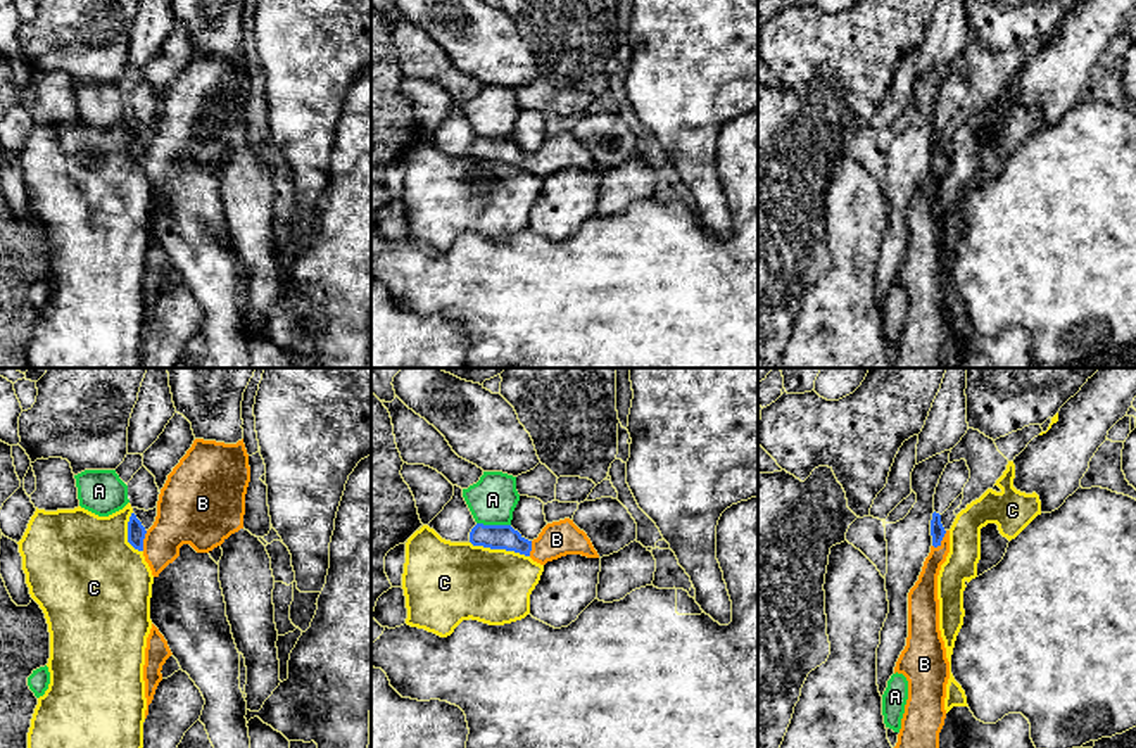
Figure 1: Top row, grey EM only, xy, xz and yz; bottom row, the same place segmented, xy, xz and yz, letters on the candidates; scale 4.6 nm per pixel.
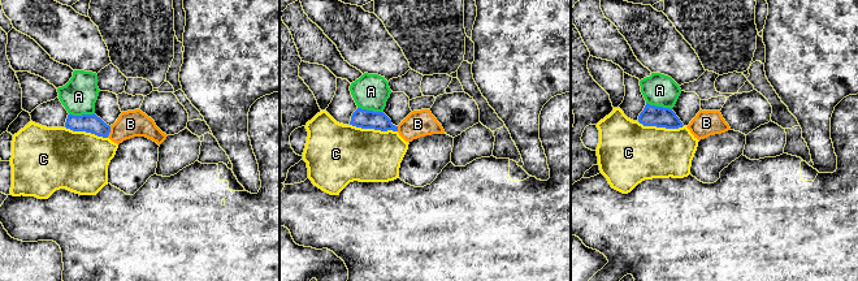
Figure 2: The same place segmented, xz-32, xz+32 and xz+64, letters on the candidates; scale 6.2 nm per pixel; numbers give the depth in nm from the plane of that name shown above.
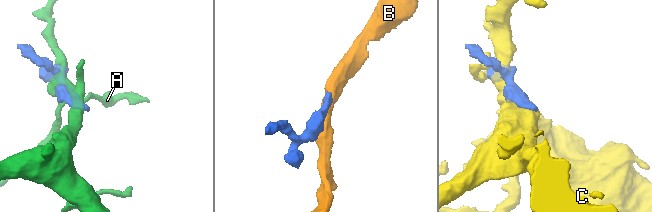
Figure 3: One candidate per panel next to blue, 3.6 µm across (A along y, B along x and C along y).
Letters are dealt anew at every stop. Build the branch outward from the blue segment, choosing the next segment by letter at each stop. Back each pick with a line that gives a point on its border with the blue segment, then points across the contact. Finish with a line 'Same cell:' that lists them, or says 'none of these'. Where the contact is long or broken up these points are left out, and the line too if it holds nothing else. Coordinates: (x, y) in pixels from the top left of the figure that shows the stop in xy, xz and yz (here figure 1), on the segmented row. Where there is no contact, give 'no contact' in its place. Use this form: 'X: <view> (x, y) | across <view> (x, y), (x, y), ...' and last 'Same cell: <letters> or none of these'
B: yz (941, 539) | across yz (938, 531), (941, 539), (926, 588)
Same cell: B

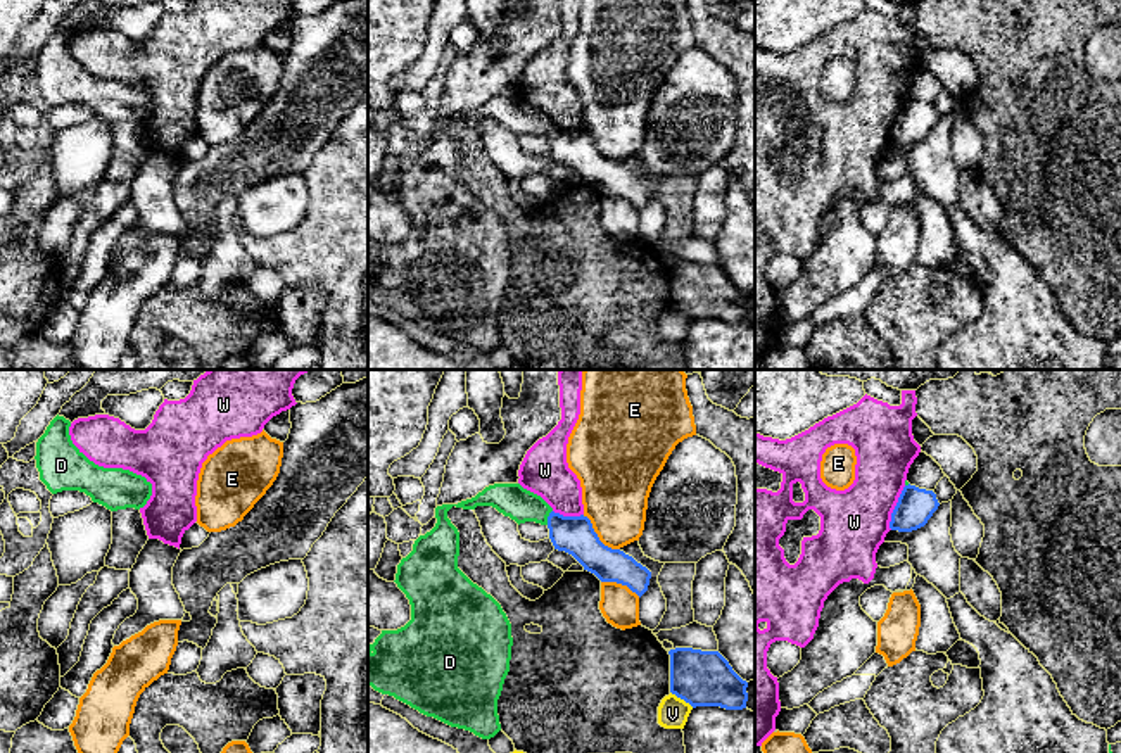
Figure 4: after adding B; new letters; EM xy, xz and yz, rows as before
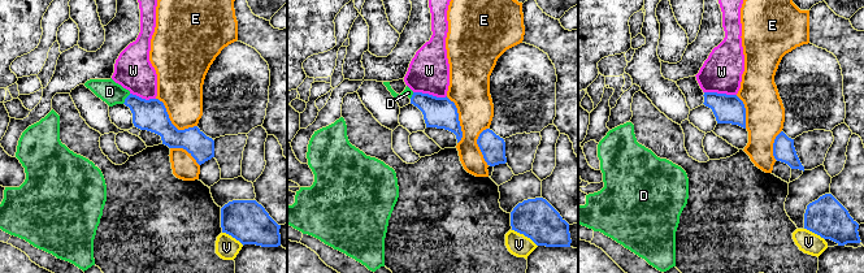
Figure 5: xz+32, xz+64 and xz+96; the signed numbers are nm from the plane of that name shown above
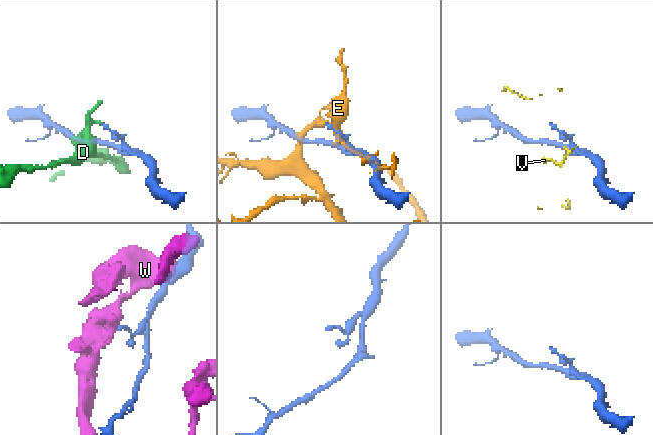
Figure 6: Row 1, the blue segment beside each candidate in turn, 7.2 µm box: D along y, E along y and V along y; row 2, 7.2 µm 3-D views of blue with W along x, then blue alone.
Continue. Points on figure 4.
Same cell: none of these

